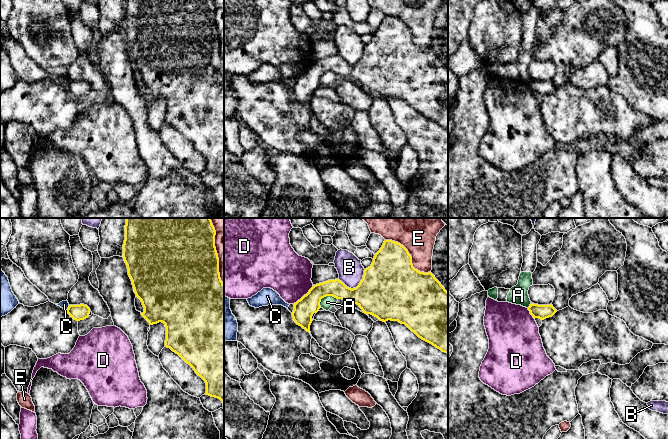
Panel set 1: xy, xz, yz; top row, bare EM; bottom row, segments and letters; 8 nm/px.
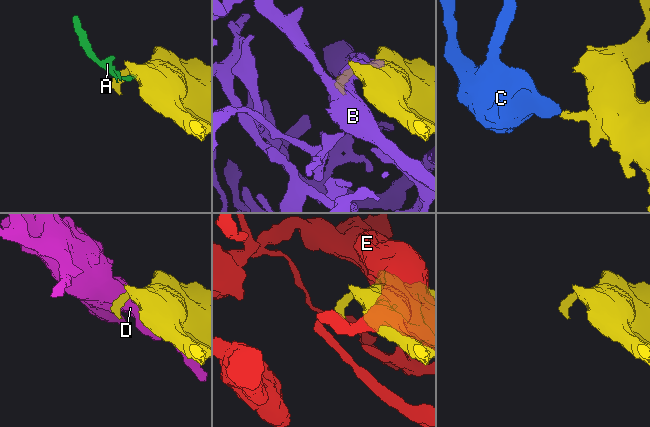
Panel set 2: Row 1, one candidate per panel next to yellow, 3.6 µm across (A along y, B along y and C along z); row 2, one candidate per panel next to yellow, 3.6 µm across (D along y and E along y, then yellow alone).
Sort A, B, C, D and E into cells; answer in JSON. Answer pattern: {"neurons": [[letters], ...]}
{"neurons": [["A", "B"], ["C"], ["D"], ["E"]]}

